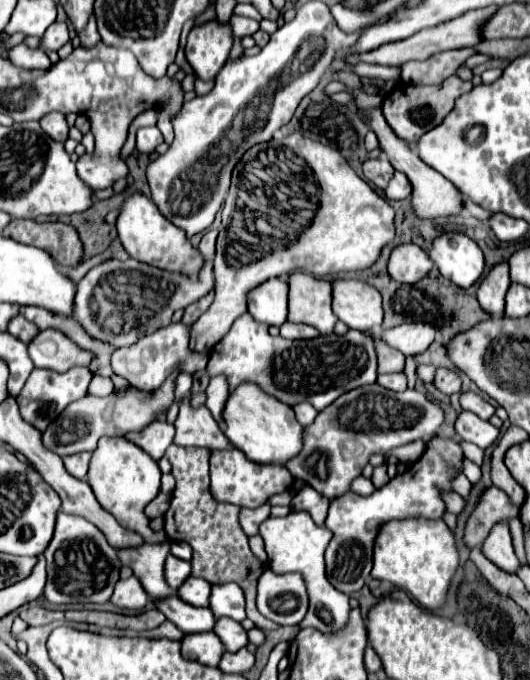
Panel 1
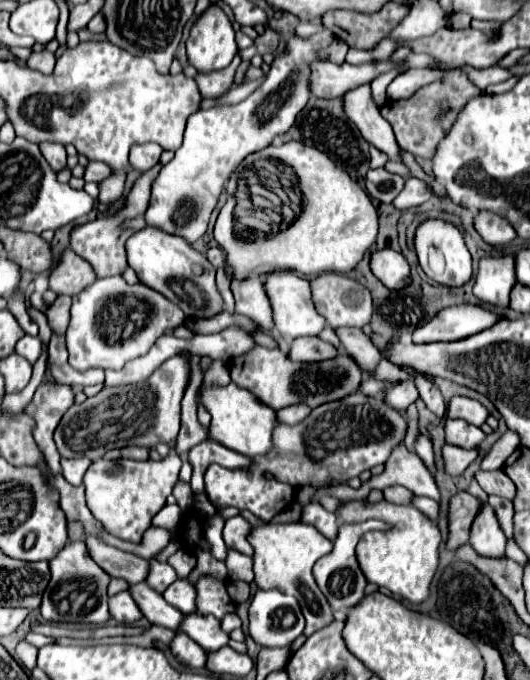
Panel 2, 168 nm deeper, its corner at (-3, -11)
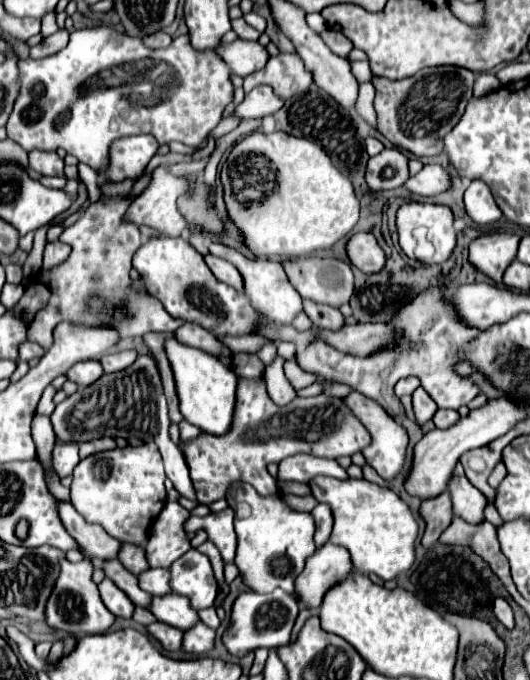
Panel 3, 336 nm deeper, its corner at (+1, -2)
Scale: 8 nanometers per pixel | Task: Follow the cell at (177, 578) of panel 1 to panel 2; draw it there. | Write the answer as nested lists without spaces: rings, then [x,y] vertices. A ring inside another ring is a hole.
[[[149,560],[151,568],[149,568],[149,574],[147,574],[147,584],[157,590],[157,592],[163,592],[167,588],[167,584],[175,582],[177,580],[177,574],[173,572],[173,568],[165,562],[159,562],[159,560]]]

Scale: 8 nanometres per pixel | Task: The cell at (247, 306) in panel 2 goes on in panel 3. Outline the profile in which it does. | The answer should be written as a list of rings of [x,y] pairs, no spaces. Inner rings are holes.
[[[205,255],[205,261],[209,265],[209,269],[217,275],[219,281],[231,285],[233,289],[237,289],[237,293],[243,293],[243,277],[241,273],[237,271],[235,265],[227,263],[225,259],[219,259],[219,257],[213,257],[213,255]]]

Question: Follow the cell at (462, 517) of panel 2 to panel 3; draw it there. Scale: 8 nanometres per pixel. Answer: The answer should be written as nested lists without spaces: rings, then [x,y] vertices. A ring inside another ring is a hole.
[[[449,491],[437,495],[437,497],[431,497],[431,499],[425,499],[421,503],[421,515],[425,517],[427,521],[427,529],[423,533],[423,539],[421,543],[425,547],[431,547],[433,543],[437,543],[437,539],[441,537],[441,533],[451,525],[453,521],[453,503],[451,503],[451,495]]]

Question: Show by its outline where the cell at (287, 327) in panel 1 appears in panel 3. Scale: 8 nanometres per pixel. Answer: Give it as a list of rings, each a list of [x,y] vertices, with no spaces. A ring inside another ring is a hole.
[[[433,287],[431,291],[423,291],[419,299],[403,307],[403,311],[399,311],[399,315],[393,319],[393,325],[403,329],[403,335],[407,335],[407,349],[399,347],[399,351],[379,351],[379,355],[373,355],[373,357],[355,357],[355,355],[341,353],[327,343],[313,341],[305,349],[297,351],[295,361],[305,371],[317,373],[323,379],[347,383],[355,387],[359,393],[379,401],[395,421],[401,421],[405,417],[405,409],[399,397],[393,393],[393,387],[401,377],[409,377],[409,375],[415,375],[421,379],[421,385],[433,397],[437,407],[459,409],[463,405],[469,405],[469,401],[479,395],[479,387],[469,379],[455,375],[453,365],[459,361],[459,349],[463,347],[463,343],[473,339],[479,333],[479,329],[463,327],[459,319],[451,319],[451,311],[445,313],[441,309],[443,299],[445,297],[439,287]],[[419,341],[423,343],[423,347],[415,349],[413,343],[419,343]]]

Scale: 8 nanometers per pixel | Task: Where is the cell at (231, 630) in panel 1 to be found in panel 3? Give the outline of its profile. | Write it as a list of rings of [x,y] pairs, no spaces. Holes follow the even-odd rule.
[[[177,593],[155,597],[155,607],[151,607],[151,613],[157,617],[157,621],[179,627],[181,631],[189,631],[201,621],[199,613],[191,607],[191,601]]]

